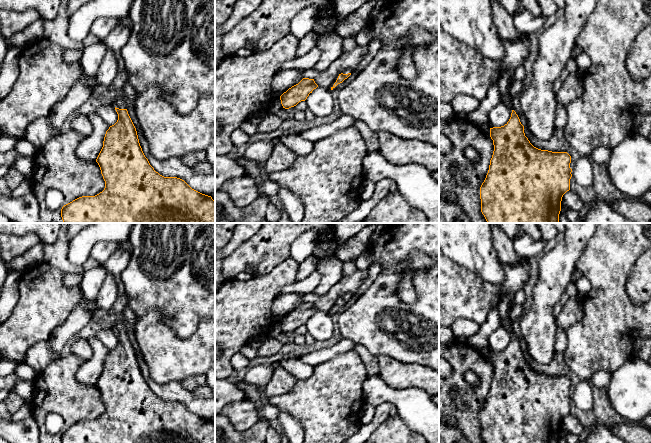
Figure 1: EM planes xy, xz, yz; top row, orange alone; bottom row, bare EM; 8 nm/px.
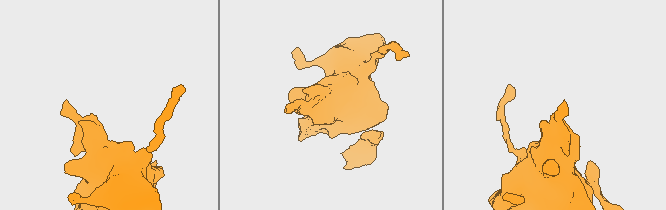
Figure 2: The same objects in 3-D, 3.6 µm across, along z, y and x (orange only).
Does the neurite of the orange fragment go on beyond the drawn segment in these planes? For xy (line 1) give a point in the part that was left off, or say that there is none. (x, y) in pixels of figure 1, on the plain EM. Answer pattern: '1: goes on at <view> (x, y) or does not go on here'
1: goes on at xy (119, 327)

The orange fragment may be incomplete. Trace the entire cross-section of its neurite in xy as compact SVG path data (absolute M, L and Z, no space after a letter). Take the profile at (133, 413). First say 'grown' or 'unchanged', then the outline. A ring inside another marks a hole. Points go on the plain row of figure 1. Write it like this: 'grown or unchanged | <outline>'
grown | M118 321L113 330L118 344L106 355L103 371L96 383L105 405L105 412L95 420L82 420L64 429L61 433L62 443L215 443L215 425L211 420L192 413L180 402L160 399L150 389L140 370L124 321Z

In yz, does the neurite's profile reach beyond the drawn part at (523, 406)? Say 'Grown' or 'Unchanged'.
Unchanged

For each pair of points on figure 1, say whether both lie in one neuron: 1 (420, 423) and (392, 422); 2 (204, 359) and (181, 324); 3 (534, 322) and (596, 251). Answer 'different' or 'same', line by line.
1: different
2: different
3: different

